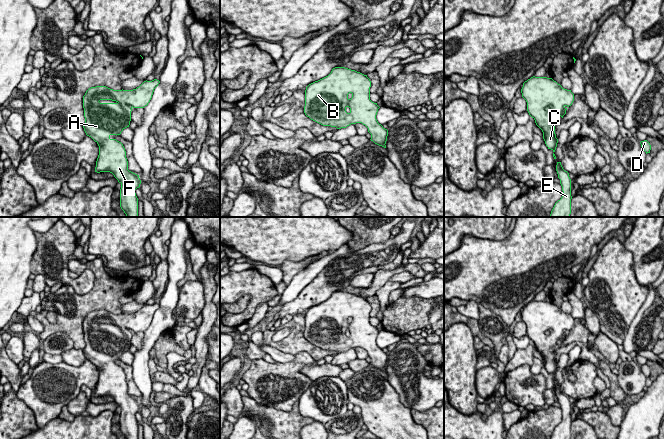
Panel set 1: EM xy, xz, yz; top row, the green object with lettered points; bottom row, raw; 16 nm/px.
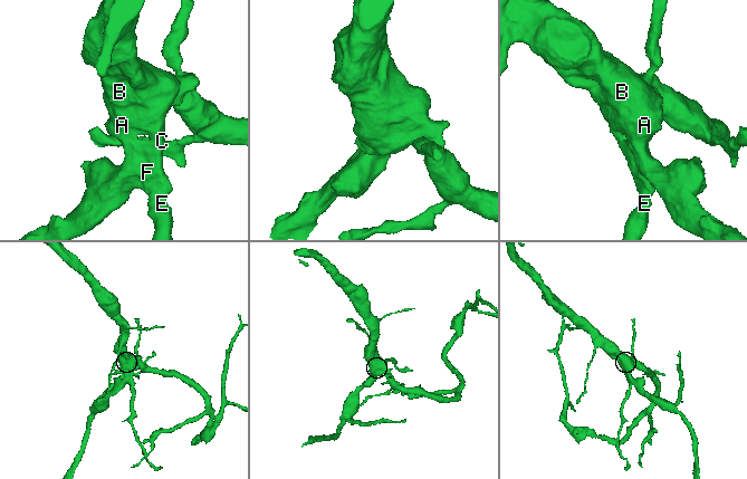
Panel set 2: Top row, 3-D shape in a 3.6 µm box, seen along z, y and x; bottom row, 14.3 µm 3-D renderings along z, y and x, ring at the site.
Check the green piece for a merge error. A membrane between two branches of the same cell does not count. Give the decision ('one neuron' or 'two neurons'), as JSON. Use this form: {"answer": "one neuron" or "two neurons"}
{"answer": "one neuron"}

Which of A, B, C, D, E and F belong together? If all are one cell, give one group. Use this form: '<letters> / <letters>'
A B C D E F

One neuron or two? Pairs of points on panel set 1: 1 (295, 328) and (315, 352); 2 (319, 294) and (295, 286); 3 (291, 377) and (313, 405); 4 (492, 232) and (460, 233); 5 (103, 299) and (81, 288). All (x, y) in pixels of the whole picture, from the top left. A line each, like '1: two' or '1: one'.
1: one
2: two
3: two
4: one
5: two

